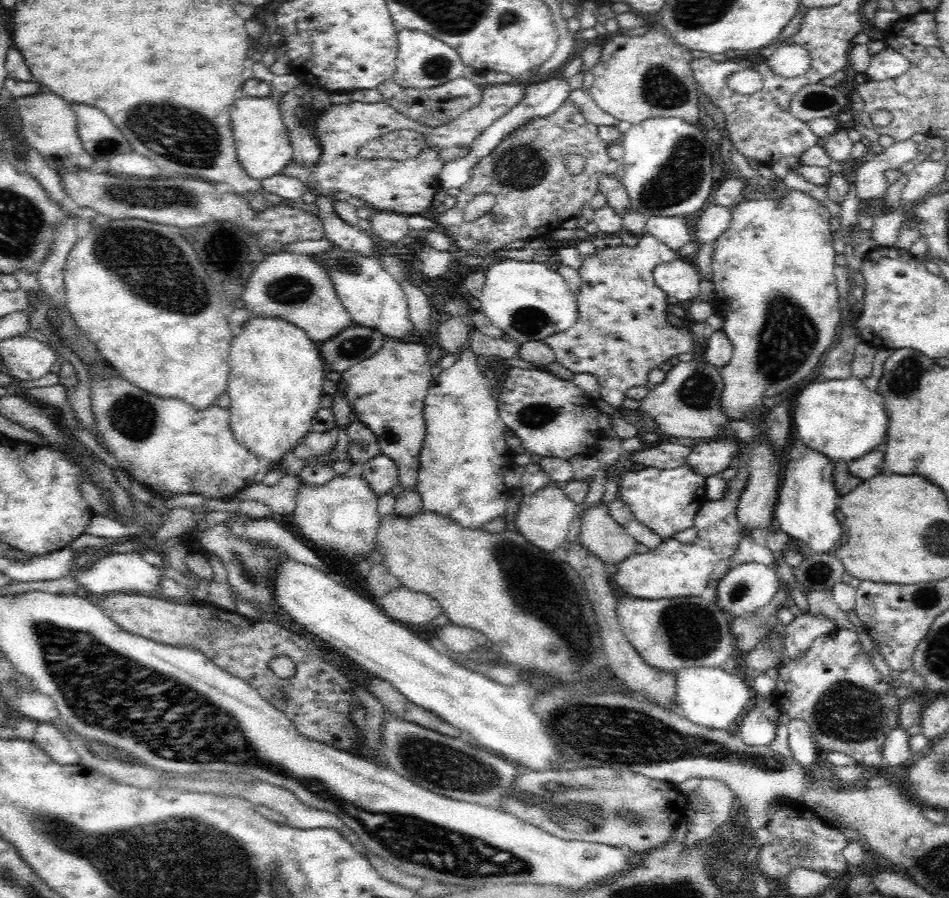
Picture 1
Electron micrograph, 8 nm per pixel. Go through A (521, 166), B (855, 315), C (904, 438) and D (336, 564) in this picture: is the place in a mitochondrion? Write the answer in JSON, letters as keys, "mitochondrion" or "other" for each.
{"A":"mitochondrion","B":"other","C":"other","D":"other"}

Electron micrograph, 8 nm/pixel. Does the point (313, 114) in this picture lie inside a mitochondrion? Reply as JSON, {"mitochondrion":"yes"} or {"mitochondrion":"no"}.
{"mitochondrion":"no"}

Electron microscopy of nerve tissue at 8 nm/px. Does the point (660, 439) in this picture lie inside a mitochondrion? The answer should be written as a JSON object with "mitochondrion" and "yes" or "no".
{"mitochondrion":"no"}

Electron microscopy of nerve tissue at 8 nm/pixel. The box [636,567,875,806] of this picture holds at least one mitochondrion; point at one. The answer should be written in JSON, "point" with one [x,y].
{"point":[686,639]}

